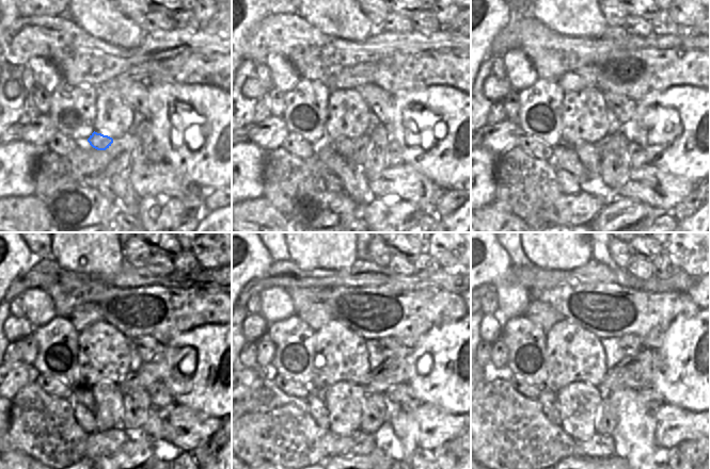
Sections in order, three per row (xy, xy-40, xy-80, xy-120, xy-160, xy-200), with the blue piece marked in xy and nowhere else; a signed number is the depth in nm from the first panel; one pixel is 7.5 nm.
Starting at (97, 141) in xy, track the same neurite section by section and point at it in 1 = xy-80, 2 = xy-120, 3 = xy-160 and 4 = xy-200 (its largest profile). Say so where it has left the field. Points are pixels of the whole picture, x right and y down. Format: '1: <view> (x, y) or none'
1: xy-80 (586, 152)
2: xy-120 (109, 413)
3: xy-160 (344, 401)
4: xy-200 (579, 403)

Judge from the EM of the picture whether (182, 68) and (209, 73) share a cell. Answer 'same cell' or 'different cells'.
same cell

